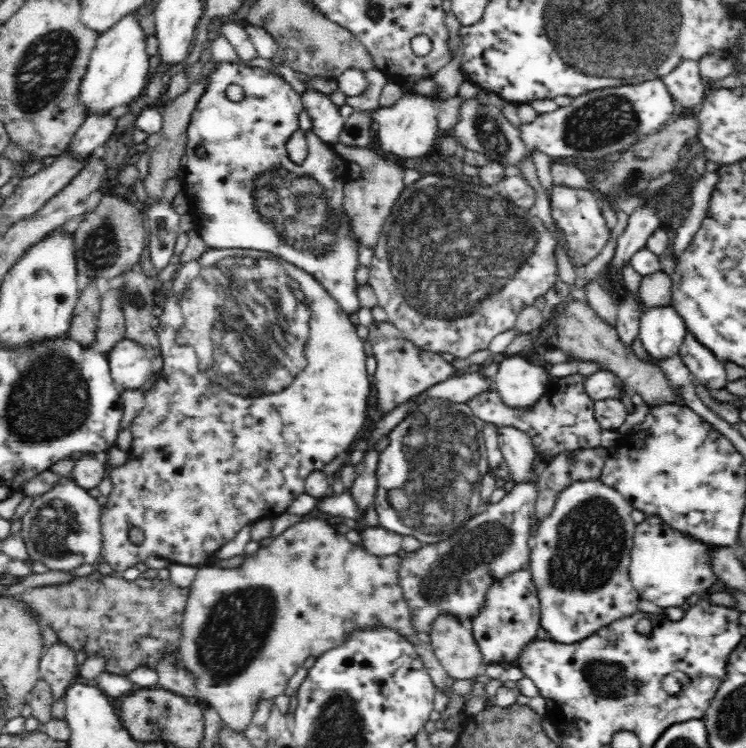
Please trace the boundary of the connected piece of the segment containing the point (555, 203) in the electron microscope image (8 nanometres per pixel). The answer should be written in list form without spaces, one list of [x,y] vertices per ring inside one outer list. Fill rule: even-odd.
[[[555,186],[554,192],[551,192],[551,215],[557,225],[565,232],[569,246],[568,257],[574,267],[587,265],[590,260],[600,254],[600,250],[604,246],[607,246],[610,229],[606,227],[606,220],[602,217],[600,205],[594,190]]]

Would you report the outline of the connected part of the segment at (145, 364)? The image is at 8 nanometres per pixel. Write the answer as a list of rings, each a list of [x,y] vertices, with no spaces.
[[[128,338],[114,345],[107,354],[114,383],[121,389],[139,389],[154,372],[155,358],[140,343]]]

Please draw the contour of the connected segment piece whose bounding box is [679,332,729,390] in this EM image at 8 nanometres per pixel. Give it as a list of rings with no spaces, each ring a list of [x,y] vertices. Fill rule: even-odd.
[[[686,333],[679,354],[697,384],[702,384],[709,390],[726,388],[729,380],[724,363],[716,359],[714,353],[706,345],[702,345],[692,333]]]

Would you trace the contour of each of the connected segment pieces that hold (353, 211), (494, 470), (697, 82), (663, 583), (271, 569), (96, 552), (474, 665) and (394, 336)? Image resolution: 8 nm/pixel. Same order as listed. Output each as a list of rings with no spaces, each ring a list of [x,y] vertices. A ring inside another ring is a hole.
[[[338,143],[332,145],[337,154],[349,162],[356,162],[360,166],[361,177],[350,182],[344,188],[343,210],[349,216],[351,232],[362,247],[374,247],[378,236],[385,226],[386,217],[390,216],[391,208],[398,202],[402,192],[406,190],[404,183],[404,168],[394,160],[388,160],[380,151],[371,146],[365,148],[346,146]]]
[[[486,423],[482,436],[486,447],[488,474],[495,480],[496,488],[503,488],[510,479],[508,465],[499,447],[498,428],[494,424]]]
[[[684,58],[676,68],[660,78],[674,100],[684,108],[697,109],[704,100],[707,91],[702,85],[699,61]]]
[[[658,516],[646,517],[636,525],[629,564],[629,577],[642,600],[654,603],[660,610],[682,607],[690,594],[707,591],[718,579],[710,567],[710,548],[704,541],[662,524]]]
[[[304,520],[285,530],[284,534],[279,534],[268,548],[259,548],[253,556],[244,558],[242,564],[237,567],[227,569],[207,565],[199,567],[197,570],[196,578],[191,584],[187,596],[182,622],[182,640],[179,640],[178,653],[182,655],[182,660],[186,665],[185,670],[194,675],[196,690],[205,706],[214,708],[223,720],[223,724],[231,731],[244,732],[252,720],[258,702],[274,700],[275,696],[284,695],[289,680],[296,674],[298,668],[304,667],[310,656],[317,659],[322,656],[322,653],[338,648],[338,645],[346,644],[351,632],[358,632],[359,629],[377,629],[380,625],[389,628],[389,624],[394,624],[394,628],[402,628],[402,634],[405,632],[406,636],[410,636],[410,640],[414,640],[414,644],[420,644],[420,640],[416,640],[417,633],[412,627],[411,615],[408,605],[404,601],[402,587],[398,584],[398,568],[401,558],[397,554],[383,557],[374,556],[366,552],[362,546],[348,541],[344,534],[338,534],[334,527],[330,526],[326,520]]]
[[[73,477],[60,478],[50,490],[33,497],[28,512],[21,518],[20,537],[30,559],[45,564],[52,571],[66,572],[80,564],[93,565],[101,556],[101,512],[96,497],[78,486]]]
[[[439,616],[429,642],[440,665],[454,681],[474,680],[483,669],[483,655],[468,623],[455,616]]]
[[[374,321],[369,326],[367,340],[372,344],[373,357],[377,362],[372,378],[374,384],[371,384],[371,386],[378,388],[376,390],[376,404],[384,414],[398,408],[398,404],[409,402],[414,396],[418,396],[431,386],[455,376],[456,368],[452,363],[446,361],[442,354],[416,346],[393,324]]]

